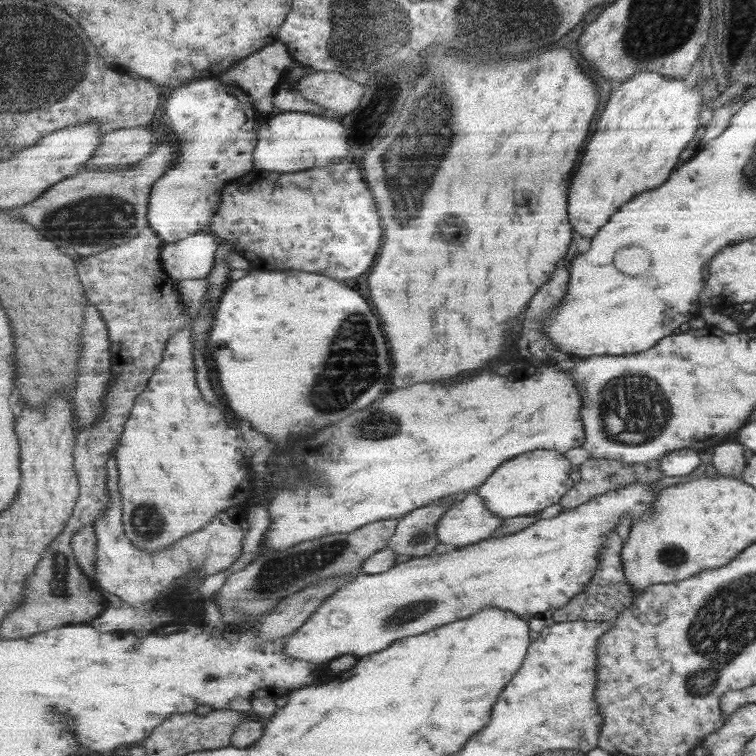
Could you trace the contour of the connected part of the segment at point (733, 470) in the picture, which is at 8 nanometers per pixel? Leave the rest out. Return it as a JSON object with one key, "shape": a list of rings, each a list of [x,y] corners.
{"shape":[[[734,440],[731,441],[731,444],[715,446],[711,456],[711,466],[715,468],[718,476],[728,476],[740,480],[746,461],[743,457],[744,447],[735,442]]]}

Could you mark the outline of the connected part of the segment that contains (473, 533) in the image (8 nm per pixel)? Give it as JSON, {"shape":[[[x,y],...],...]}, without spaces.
{"shape":[[[469,492],[443,515],[437,532],[441,543],[460,548],[490,539],[502,524],[504,518],[491,512],[479,493]]]}

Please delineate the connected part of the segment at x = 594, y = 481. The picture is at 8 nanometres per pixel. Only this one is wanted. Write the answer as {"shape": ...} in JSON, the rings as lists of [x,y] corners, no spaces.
{"shape":[[[588,458],[580,465],[579,472],[582,480],[575,483],[575,486],[567,491],[567,494],[561,499],[561,512],[577,508],[606,492],[614,491],[633,483],[651,483],[653,480],[661,478],[657,460],[647,460],[647,464],[627,464],[618,460]]]}

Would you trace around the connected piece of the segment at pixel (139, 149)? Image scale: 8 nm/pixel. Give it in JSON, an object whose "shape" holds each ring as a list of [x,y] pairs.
{"shape":[[[123,128],[109,132],[102,136],[99,148],[85,162],[84,170],[129,170],[134,164],[149,157],[155,145],[155,136],[145,128]]]}

